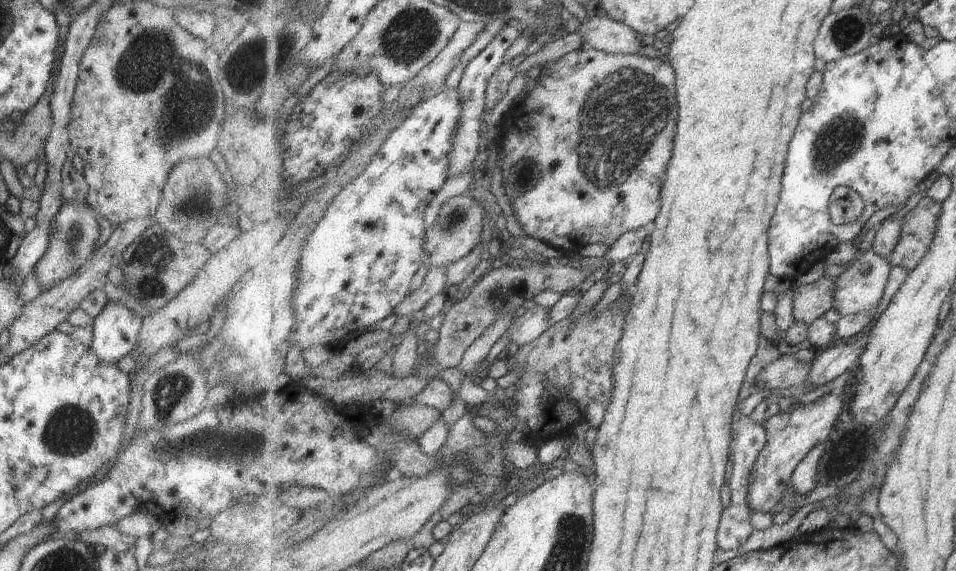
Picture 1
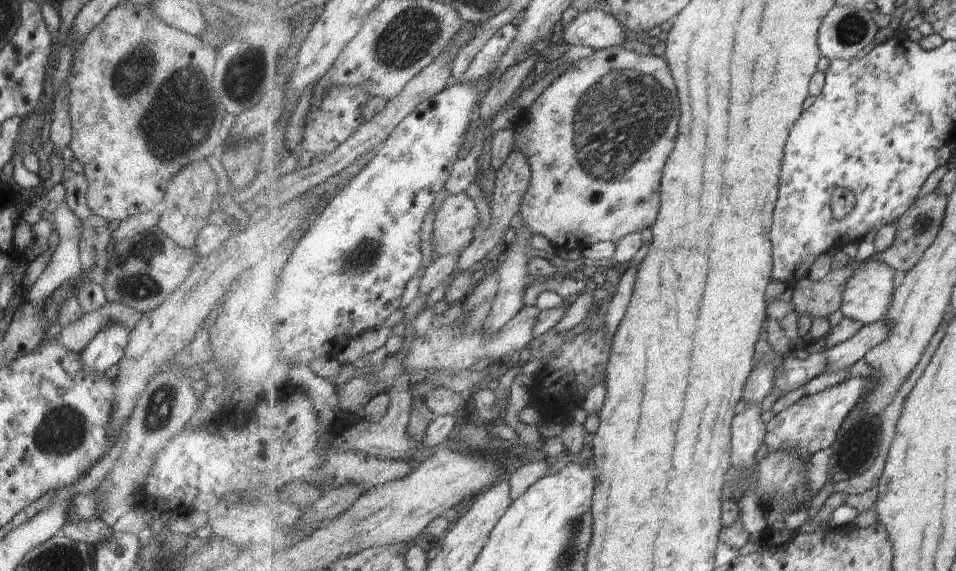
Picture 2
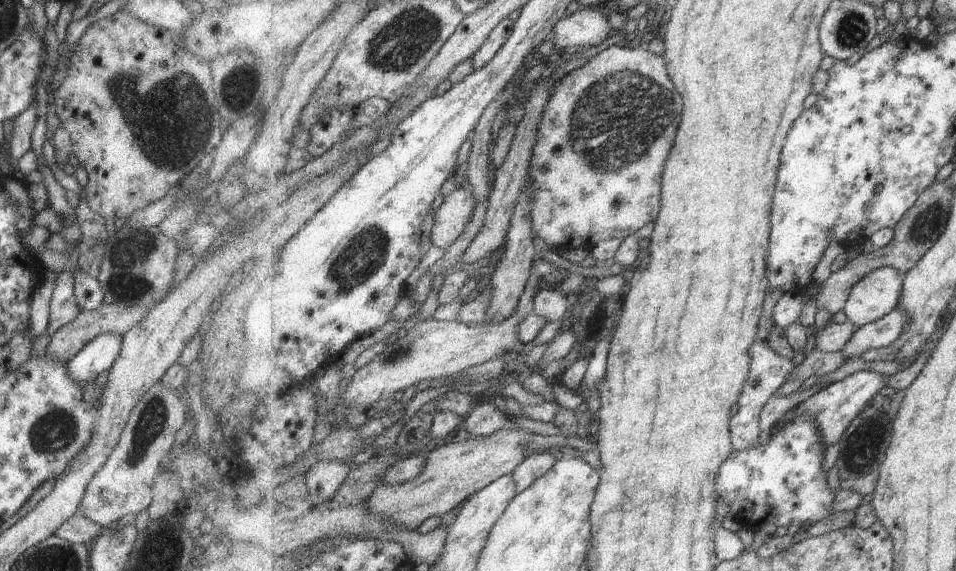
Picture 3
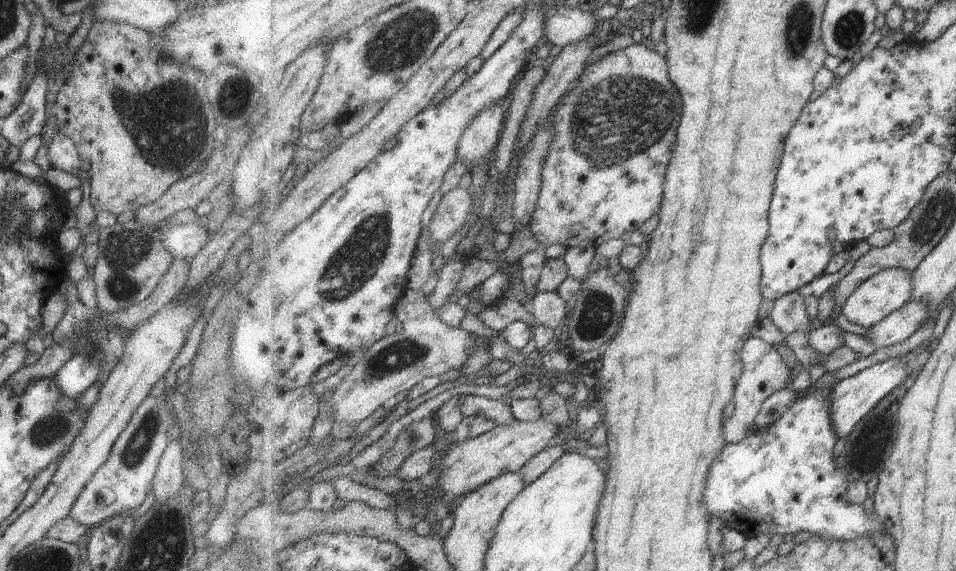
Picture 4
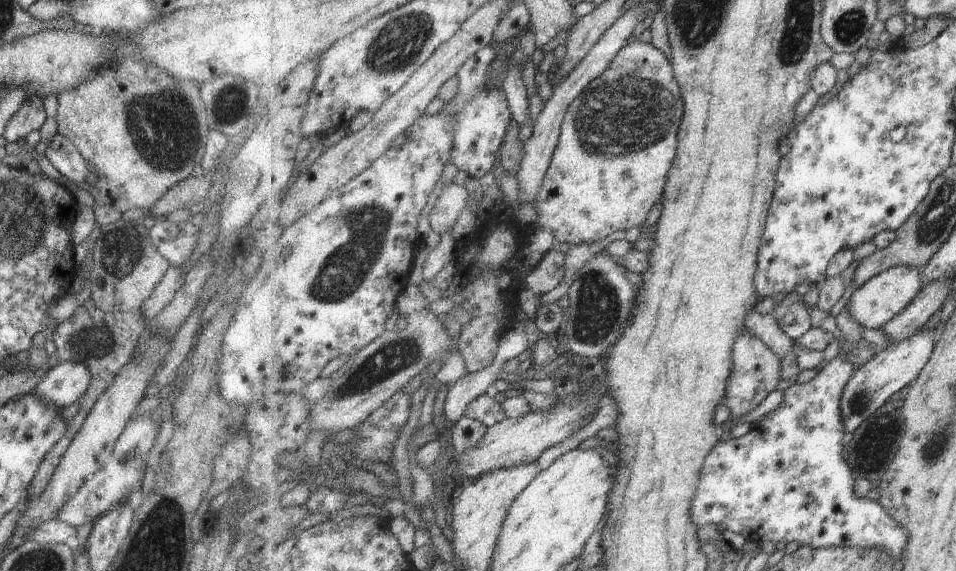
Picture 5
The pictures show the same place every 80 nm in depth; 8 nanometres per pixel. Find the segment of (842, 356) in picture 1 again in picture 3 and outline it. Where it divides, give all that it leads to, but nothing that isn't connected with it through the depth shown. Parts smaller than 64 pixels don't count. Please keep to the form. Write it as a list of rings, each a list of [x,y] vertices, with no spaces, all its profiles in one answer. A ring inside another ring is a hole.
[[[897,308],[881,320],[859,327],[841,352],[846,360],[853,360],[868,350],[889,346],[901,336],[909,323],[908,315]]]

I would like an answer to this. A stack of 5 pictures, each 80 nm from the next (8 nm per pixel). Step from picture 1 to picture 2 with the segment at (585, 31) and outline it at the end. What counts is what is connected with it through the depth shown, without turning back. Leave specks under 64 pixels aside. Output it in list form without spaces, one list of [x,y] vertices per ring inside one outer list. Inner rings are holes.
[[[598,8],[579,14],[565,31],[558,31],[558,39],[569,44],[582,44],[592,49],[612,49],[627,40],[623,25],[610,13]]]

